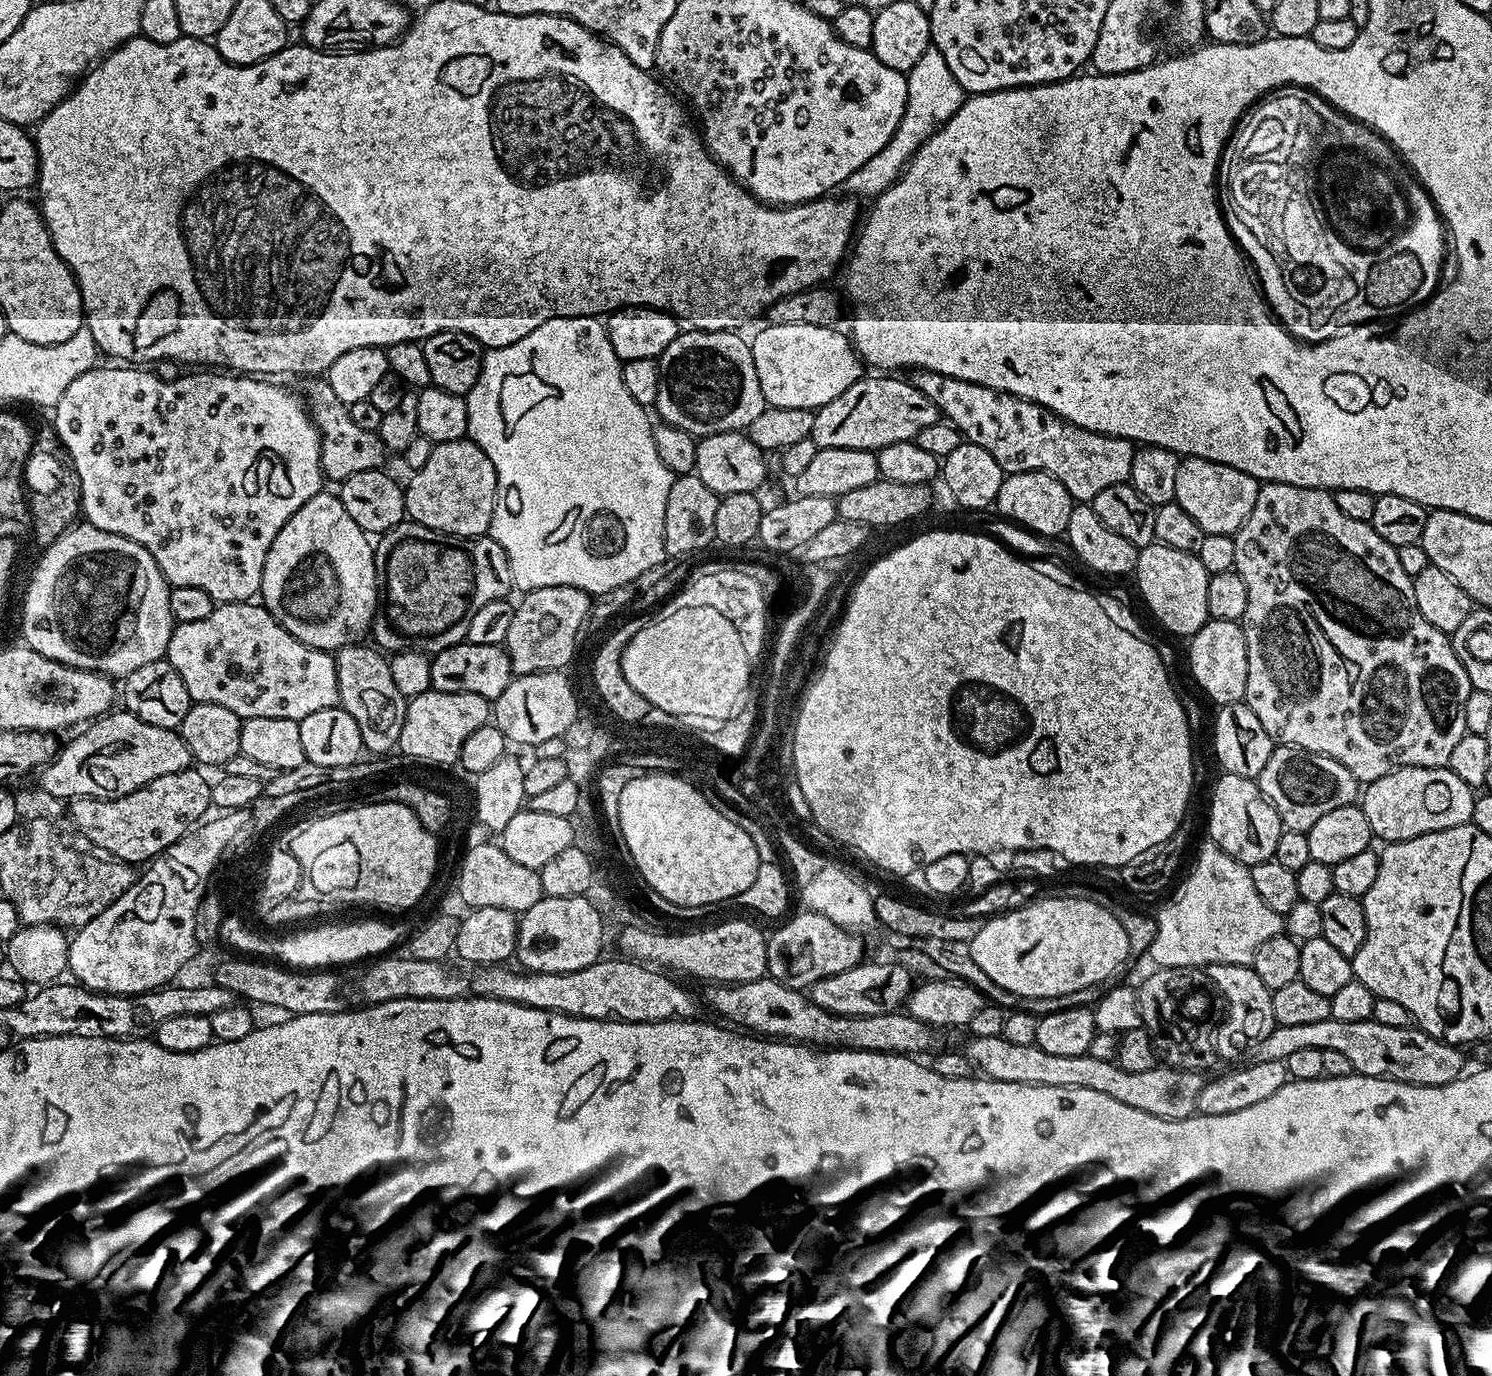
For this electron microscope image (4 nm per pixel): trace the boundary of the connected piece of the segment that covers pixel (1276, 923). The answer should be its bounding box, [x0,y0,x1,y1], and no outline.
[1147,844,1285,970]

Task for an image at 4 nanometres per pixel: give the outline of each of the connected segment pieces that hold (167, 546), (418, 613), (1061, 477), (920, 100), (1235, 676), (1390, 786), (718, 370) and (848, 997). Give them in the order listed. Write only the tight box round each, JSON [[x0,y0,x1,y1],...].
[[54,366,326,602],[382,522,513,654],[910,370,1137,502],[842,46,966,197],[1187,618,1248,705],[1362,768,1476,841],[654,330,766,438],[807,962,914,1016]]

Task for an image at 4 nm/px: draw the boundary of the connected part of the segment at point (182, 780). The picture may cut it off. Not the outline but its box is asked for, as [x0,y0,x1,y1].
[67,766,213,866]

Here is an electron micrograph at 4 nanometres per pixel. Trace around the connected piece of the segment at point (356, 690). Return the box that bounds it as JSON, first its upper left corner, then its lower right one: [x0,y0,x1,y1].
[335,642,408,754]

